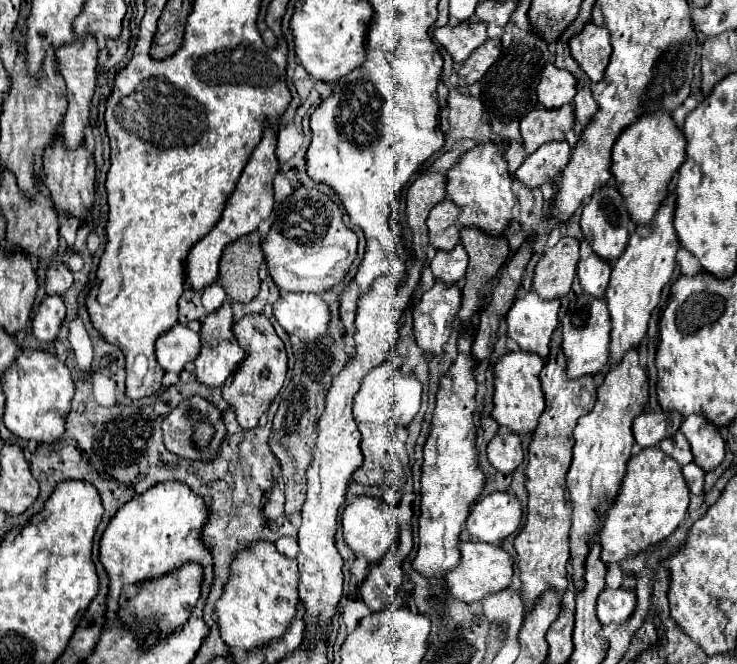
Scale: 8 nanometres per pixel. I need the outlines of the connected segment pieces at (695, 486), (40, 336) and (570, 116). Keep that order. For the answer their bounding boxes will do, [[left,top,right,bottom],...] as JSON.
[[682,462,704,496],[32,294,66,346],[520,106,574,154]]

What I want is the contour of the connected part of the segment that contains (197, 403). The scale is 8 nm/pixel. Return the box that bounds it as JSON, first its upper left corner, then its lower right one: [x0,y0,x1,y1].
[162,396,226,460]

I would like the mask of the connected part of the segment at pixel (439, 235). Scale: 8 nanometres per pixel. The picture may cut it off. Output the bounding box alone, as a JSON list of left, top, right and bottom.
[426,200,460,252]

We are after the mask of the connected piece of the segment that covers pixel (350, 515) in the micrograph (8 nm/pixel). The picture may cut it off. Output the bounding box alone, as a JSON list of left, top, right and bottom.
[342,496,398,562]

